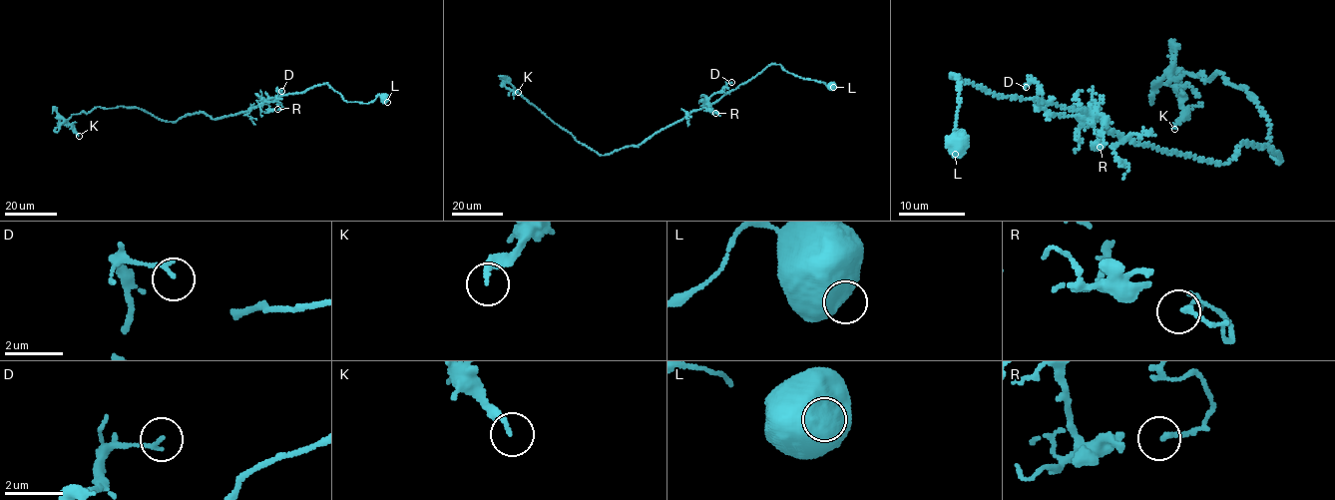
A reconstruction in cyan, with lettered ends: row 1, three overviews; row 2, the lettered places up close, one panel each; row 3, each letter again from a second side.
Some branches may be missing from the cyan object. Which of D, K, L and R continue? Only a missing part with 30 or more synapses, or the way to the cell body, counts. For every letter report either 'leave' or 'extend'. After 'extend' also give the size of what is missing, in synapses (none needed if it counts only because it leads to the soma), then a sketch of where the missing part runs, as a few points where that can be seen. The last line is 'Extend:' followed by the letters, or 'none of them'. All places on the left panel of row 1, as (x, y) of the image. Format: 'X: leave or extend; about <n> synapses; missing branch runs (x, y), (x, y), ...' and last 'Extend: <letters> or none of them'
D: leave
K: leave
L: leave
R: leave
Extend: none of them

